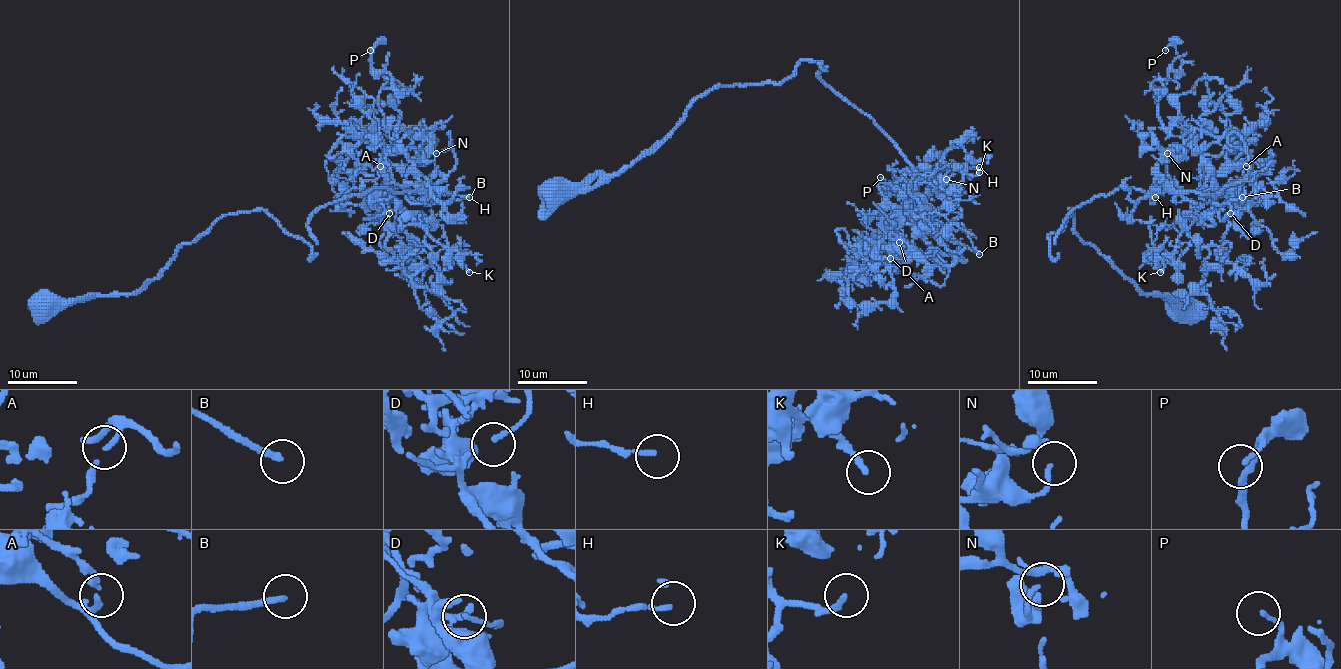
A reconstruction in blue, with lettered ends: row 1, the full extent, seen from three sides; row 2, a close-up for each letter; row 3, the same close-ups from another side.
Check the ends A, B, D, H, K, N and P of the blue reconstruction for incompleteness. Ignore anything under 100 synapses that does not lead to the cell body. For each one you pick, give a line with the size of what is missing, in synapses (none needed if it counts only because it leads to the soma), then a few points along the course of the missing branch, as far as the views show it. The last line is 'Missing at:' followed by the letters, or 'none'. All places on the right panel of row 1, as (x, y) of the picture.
B: Roughly 100 synapses
Missing at: B

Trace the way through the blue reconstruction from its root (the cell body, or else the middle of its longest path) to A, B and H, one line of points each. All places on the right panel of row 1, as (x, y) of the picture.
A: (1176, 307), (1087, 244), (1071, 209), (1049, 235), (1120, 188), (1214, 195), (1273, 162), (1246, 166)
B: (1176, 307), (1087, 244), (1071, 209), (1049, 235), (1120, 188), (1242, 197)
H: (1176, 307), (1087, 244), (1071, 209), (1049, 241), (1099, 195), (1167, 190), (1162, 176), (1155, 197)

